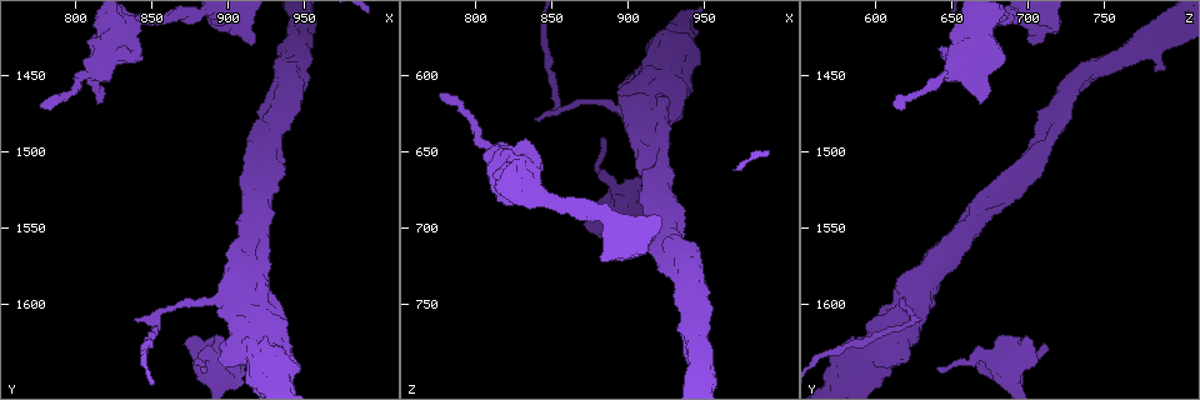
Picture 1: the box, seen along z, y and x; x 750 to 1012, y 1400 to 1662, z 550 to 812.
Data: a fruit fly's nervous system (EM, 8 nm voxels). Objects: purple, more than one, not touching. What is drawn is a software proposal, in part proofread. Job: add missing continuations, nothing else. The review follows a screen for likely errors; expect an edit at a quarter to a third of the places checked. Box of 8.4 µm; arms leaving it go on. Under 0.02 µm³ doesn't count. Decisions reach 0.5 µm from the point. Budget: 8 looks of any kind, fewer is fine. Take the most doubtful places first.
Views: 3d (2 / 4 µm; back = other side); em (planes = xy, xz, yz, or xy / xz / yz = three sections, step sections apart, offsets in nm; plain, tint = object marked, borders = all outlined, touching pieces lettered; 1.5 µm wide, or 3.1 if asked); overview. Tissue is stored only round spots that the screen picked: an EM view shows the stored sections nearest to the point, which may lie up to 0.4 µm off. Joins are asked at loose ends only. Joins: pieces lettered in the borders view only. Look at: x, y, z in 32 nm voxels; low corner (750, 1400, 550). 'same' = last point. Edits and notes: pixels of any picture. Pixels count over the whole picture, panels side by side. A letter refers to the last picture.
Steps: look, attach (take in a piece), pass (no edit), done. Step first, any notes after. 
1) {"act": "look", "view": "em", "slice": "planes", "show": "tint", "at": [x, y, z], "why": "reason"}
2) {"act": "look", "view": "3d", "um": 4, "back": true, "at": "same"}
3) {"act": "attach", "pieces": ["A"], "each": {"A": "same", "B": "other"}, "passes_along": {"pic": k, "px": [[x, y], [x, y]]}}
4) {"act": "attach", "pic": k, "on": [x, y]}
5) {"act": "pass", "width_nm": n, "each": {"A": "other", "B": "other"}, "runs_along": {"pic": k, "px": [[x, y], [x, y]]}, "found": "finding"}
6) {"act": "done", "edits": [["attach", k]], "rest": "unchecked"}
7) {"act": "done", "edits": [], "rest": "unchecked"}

{"act": "look", "view": "em", "slice": "yz", "step": 4, "show": "tint", "at": [814, 1466, 668], "why": "an open end"}

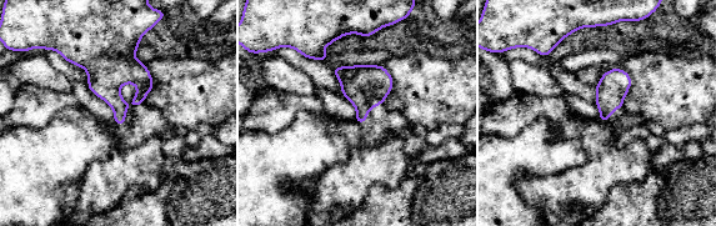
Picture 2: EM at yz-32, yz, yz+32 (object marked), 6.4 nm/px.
{"act": "look", "view": "em", "slice": "xy", "step": 8, "show": "borders", "at": "same"}

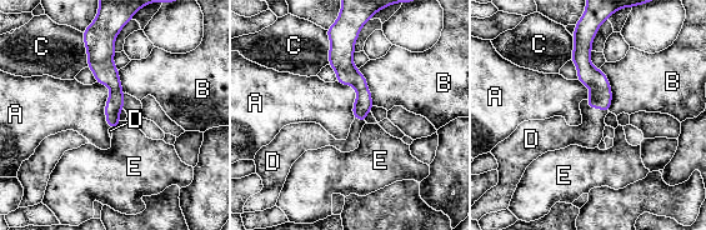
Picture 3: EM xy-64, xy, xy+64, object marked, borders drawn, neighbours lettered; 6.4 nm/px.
{"act": "attach", "pieces": ["D"], "each": {"A": "other", "B": "other", "C": "other", "D": "same", "E": "other"}, "found": "the neuron continues"}

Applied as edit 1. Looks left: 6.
{"act": "look", "view": "em", "slice": "planes", "show": "plain", "at": [884, 1642, 642], "why": "an open end"}

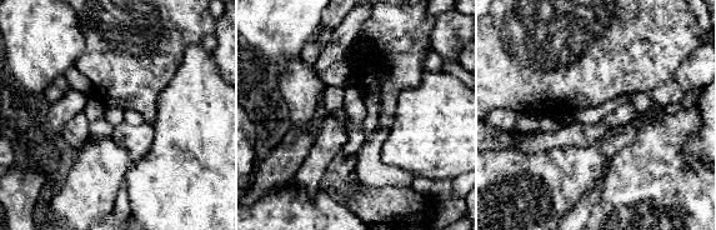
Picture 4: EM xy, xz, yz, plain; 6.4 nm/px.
{"act": "look", "view": "em", "slice": "planes", "show": "borders", "at": "same", "why": "what lies round it"}

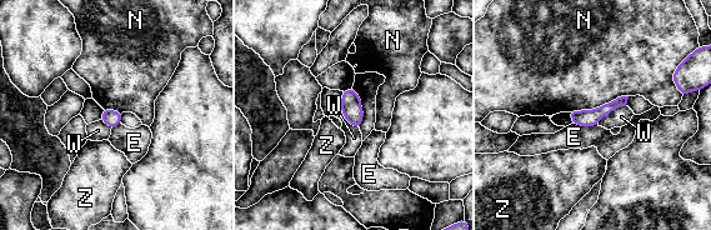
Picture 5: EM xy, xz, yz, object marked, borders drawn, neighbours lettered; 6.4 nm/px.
{"act": "pass", "longest_contact_nm": ["N", 400], "each": {"E": "other", "N": "other", "W": "other", "Z": "other"}, "found": "no lettered piece goes on from it"}

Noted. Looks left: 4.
{"act": "look", "view": "em", "slice": "planes", "show": "plain", "at": [840, 1610, 628], "why": "branch stops here"}

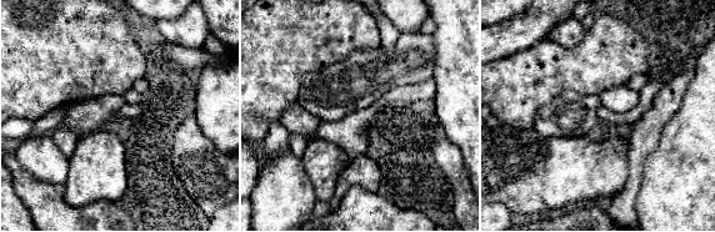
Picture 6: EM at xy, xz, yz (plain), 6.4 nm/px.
{"act": "look", "view": "em", "slice": "planes", "show": "borders", "at": "same", "why": "what lies round it"}

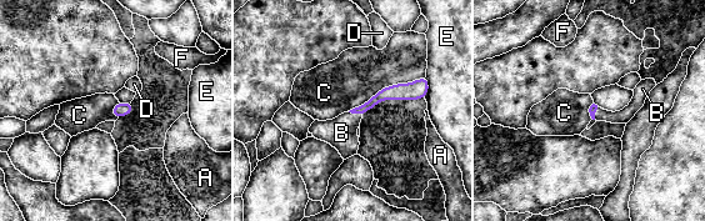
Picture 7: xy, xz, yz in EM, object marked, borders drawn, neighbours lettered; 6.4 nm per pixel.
{"act": "attach", "pieces": ["B"], "each": {"A": "other", "B": "same", "C": "other", "D": "other", "E": "other", "F": "other"}, "passes_along": {"pic": 7, "px": [[388, 93], [355, 112], [341, 132]]}, "found": "it goes on there"}

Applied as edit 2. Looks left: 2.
{"act": "done", "edits": [["attach", 3], ["attach", 7]], "rest": "unchecked"}

